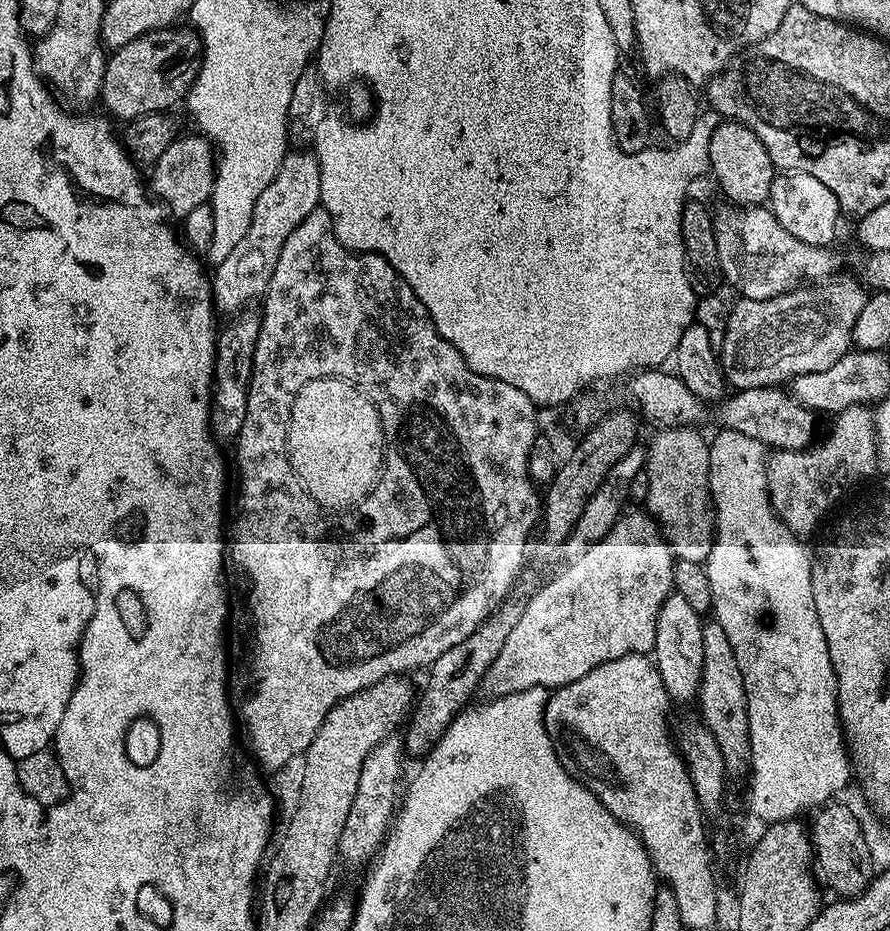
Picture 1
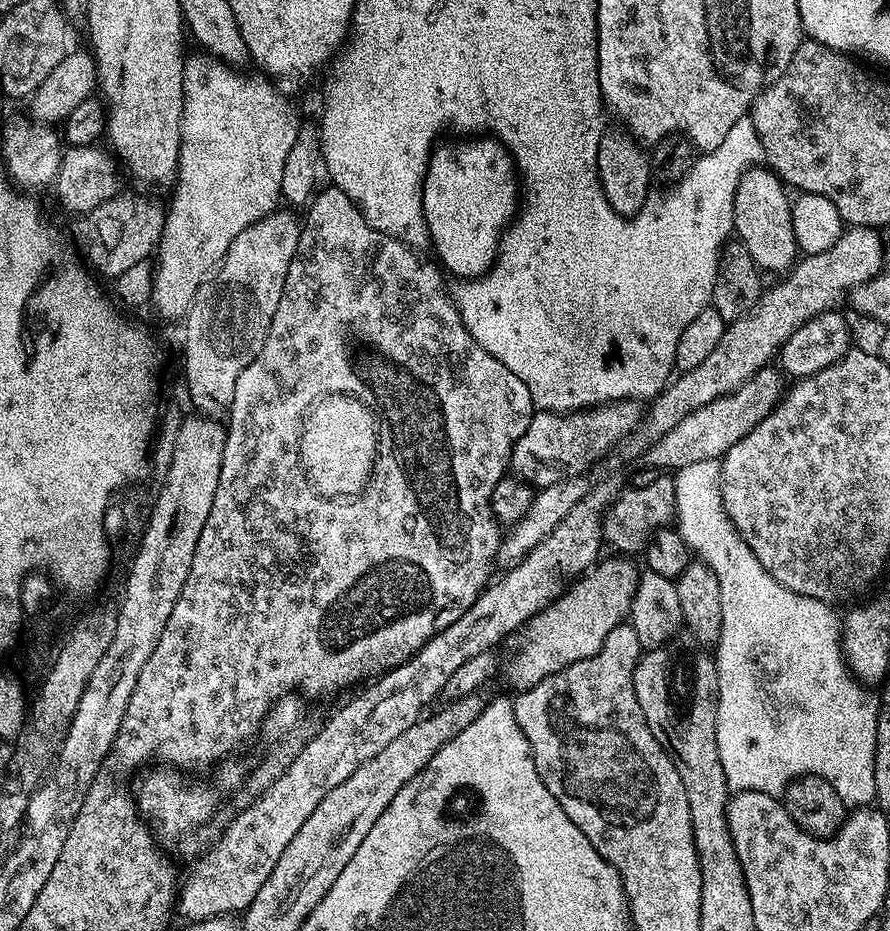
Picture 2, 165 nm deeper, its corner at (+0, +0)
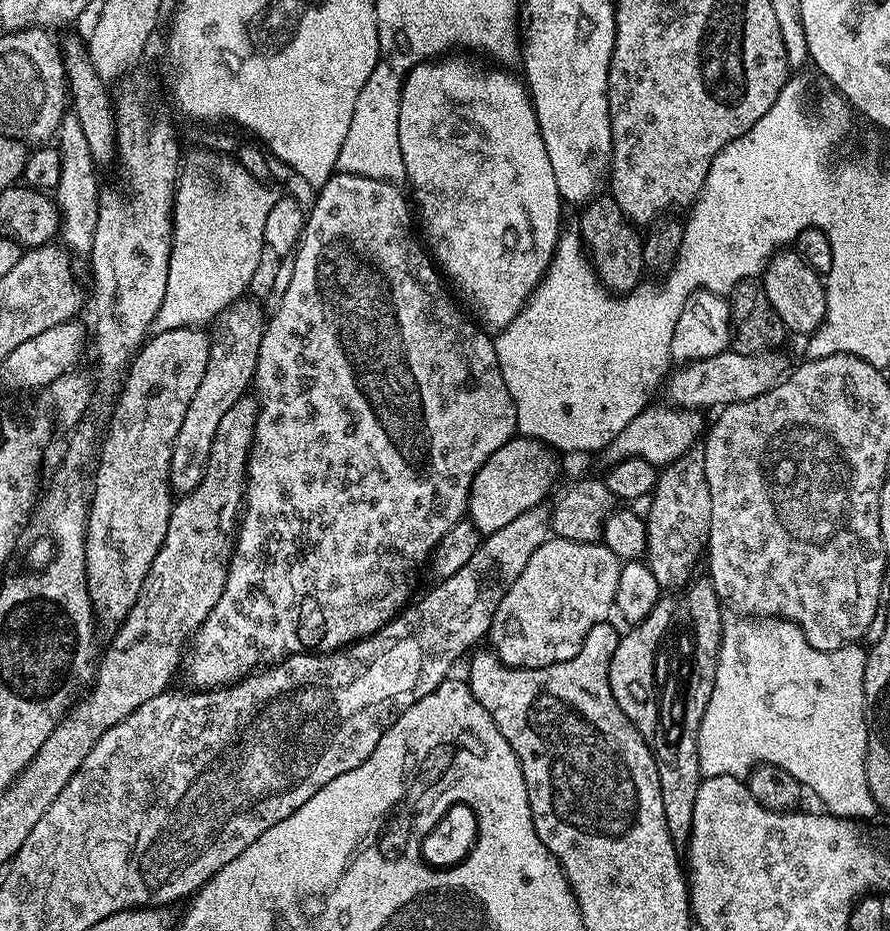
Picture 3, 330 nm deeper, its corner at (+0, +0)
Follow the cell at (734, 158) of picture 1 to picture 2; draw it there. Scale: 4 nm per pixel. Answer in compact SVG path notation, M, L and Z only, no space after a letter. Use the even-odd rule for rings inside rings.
M753 166L738 182L738 190L734 194L732 227L735 239L744 244L746 250L750 250L750 258L754 258L756 267L765 273L787 273L798 259L792 221L792 200L787 191L789 189L784 181L771 168Z

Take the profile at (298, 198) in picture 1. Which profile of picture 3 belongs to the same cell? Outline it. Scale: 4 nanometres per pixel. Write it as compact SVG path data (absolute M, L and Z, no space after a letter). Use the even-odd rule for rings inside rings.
M249 298L234 301L229 308L223 308L210 328L210 358L208 369L202 382L198 382L198 394L182 418L182 430L174 442L174 454L170 458L170 484L173 493L193 492L202 482L206 462L210 458L210 446L214 446L214 434L218 434L218 422L226 415L226 410L238 402L249 391L256 374L258 350L266 327L266 312L259 303ZM213 327L213 328L212 328Z

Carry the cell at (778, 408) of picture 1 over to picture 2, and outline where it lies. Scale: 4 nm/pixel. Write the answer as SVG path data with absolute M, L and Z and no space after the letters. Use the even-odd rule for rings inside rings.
M614 400L611 404L598 404L595 408L582 408L575 412L541 412L532 417L526 434L512 447L510 468L526 484L537 489L564 480L567 476L583 476L615 446L627 441L642 424L642 408L634 400Z

